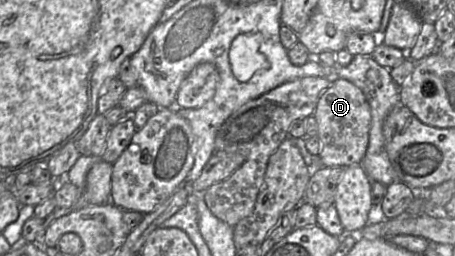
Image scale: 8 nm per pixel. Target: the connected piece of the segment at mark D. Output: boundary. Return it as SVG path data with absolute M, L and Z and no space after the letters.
M342 78L331 80L329 87L319 97L313 117L318 126L318 157L322 166L347 167L361 164L369 142L371 111L365 95L358 87Z

